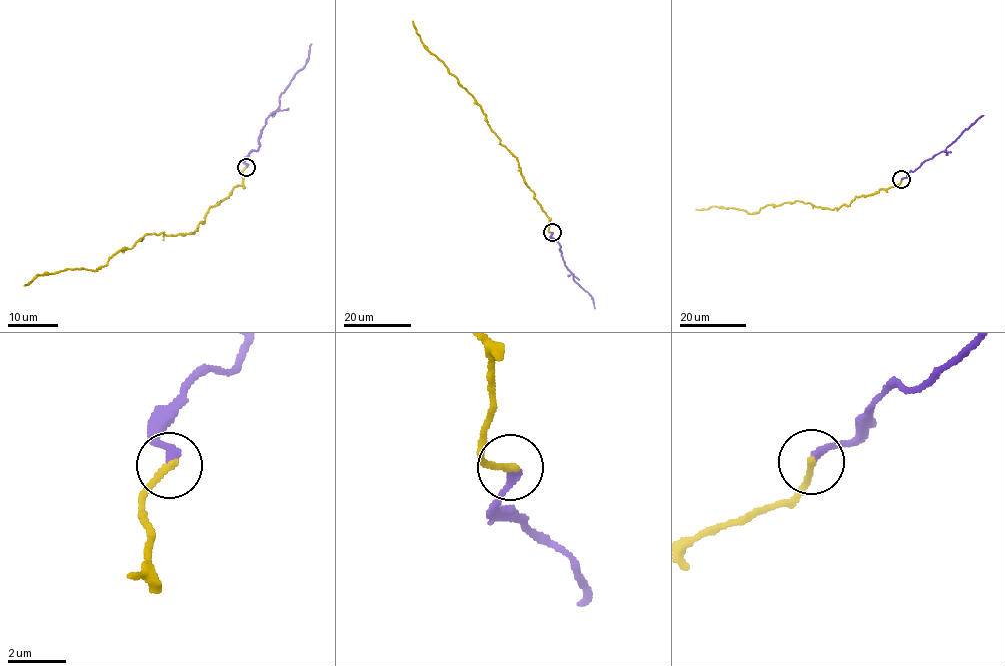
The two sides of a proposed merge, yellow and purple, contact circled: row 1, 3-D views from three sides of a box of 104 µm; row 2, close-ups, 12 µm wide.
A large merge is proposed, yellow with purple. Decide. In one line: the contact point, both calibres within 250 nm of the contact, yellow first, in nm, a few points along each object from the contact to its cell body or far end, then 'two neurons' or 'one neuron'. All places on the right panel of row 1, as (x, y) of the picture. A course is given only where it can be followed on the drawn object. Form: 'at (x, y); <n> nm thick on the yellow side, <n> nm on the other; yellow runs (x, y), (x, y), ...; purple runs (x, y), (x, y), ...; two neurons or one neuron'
at (901, 179); 260 nm thick on the yellow side, 280 nm on the other; yellow runs (901, 180), (857, 196), (848, 205), (830, 209), (797, 201), (766, 205), (750, 213), (733, 207), (696, 209); purple runs (901, 179), (944, 151), (983, 115); one neuron

